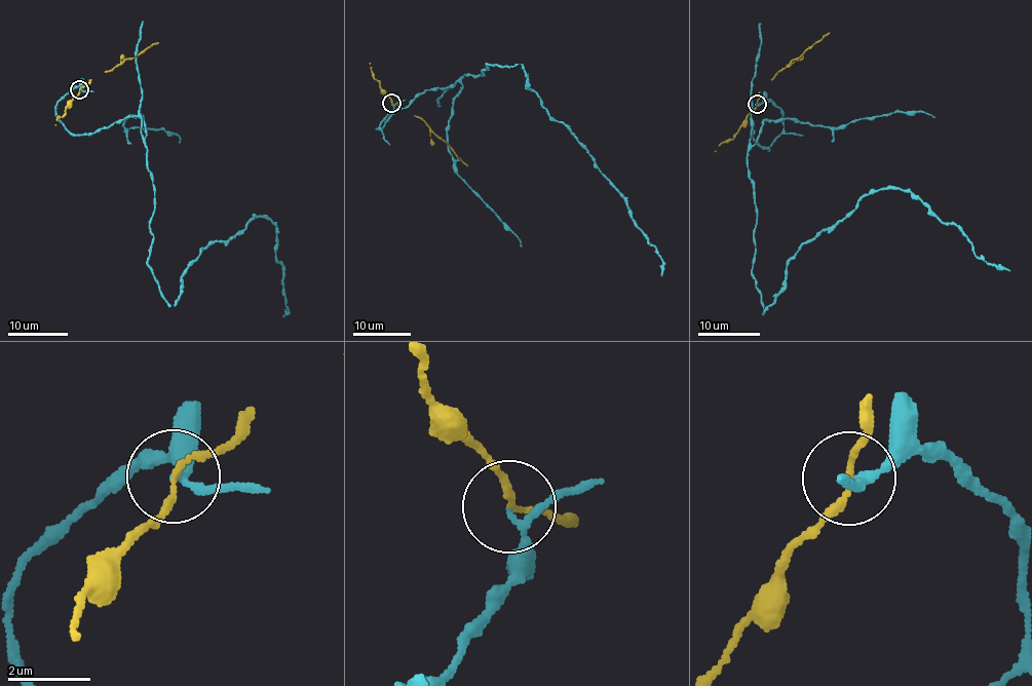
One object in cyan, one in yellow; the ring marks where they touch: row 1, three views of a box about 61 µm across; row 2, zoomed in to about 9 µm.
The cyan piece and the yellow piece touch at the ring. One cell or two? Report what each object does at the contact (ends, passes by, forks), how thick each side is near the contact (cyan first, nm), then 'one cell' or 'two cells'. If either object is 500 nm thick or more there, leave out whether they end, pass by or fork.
cyan passes by; yellow passes by; 120 nm thick on the cyan side, 150 nm on the other; two cells

